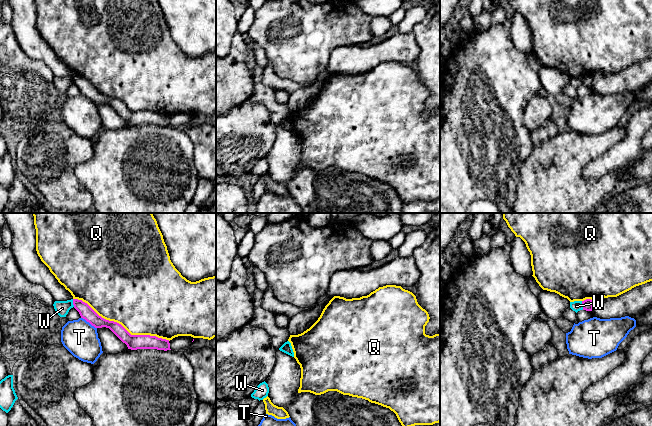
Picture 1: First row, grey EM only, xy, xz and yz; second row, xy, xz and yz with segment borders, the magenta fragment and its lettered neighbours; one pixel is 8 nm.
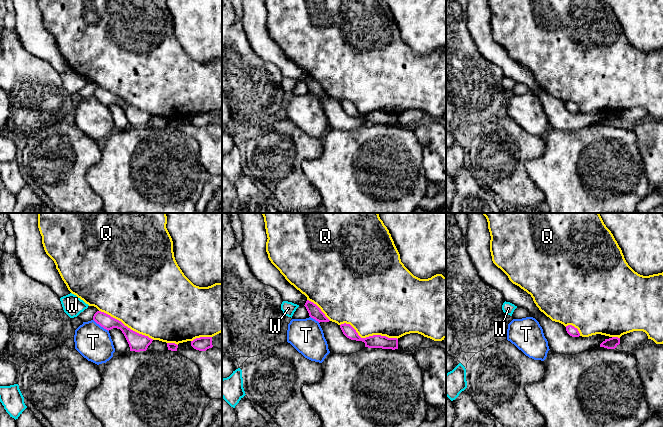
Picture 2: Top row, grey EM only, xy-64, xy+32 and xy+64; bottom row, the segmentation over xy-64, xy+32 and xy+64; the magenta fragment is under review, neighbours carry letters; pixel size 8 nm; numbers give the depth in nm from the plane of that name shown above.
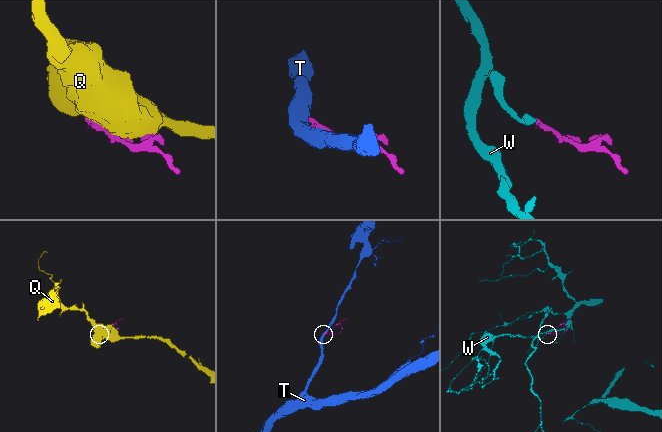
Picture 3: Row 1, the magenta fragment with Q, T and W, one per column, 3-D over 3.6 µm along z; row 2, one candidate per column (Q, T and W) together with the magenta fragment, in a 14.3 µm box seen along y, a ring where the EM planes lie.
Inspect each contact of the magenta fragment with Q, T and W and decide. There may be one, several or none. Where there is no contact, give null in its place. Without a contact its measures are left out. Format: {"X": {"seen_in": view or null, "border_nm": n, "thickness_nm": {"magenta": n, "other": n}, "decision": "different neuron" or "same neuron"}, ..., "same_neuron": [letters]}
{"Q": {"seen_in": "xy", "border_nm": 850, "thickness_nm": {"magenta": 120, "other": 500}, "decision": "different neuron"}, "T": {"seen_in": "xy", "border_nm": 160, "thickness_nm": {"magenta": 110, "other": 280}, "decision": "different neuron"}, "W": {"seen_in": "yz", "border_nm": 70, "thickness_nm": {"magenta": 80, "other": 90}, "decision": "different neuron"}, "same_neuron": []}

